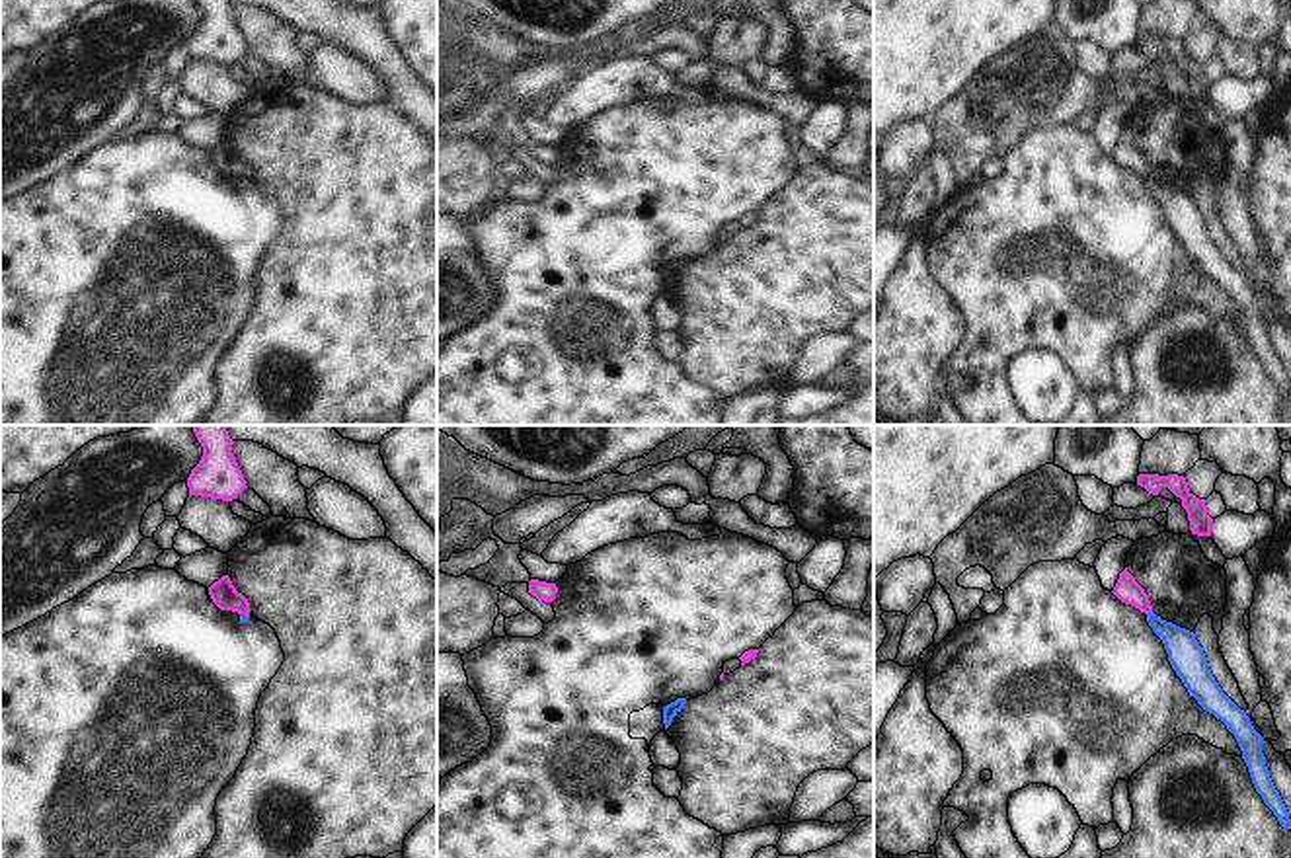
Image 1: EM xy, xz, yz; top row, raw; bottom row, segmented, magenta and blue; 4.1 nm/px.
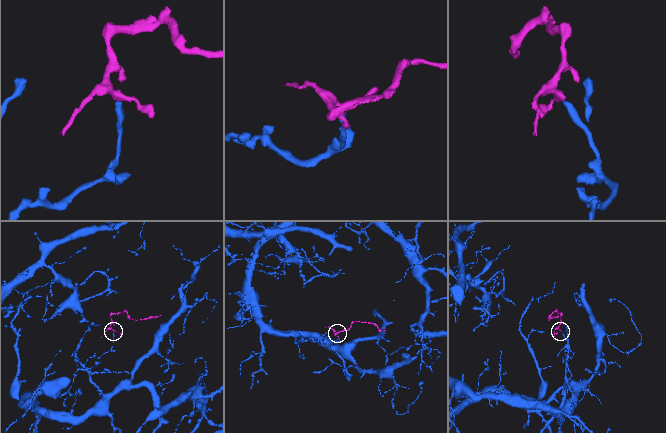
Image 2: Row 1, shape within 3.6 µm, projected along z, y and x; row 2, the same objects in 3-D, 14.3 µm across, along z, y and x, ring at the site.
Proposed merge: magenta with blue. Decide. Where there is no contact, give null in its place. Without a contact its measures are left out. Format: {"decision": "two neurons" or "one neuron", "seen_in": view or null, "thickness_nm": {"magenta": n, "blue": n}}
{"decision": "two neurons", "seen_in": "yz", "thickness_nm": {"magenta": 100, "blue": 150}}

